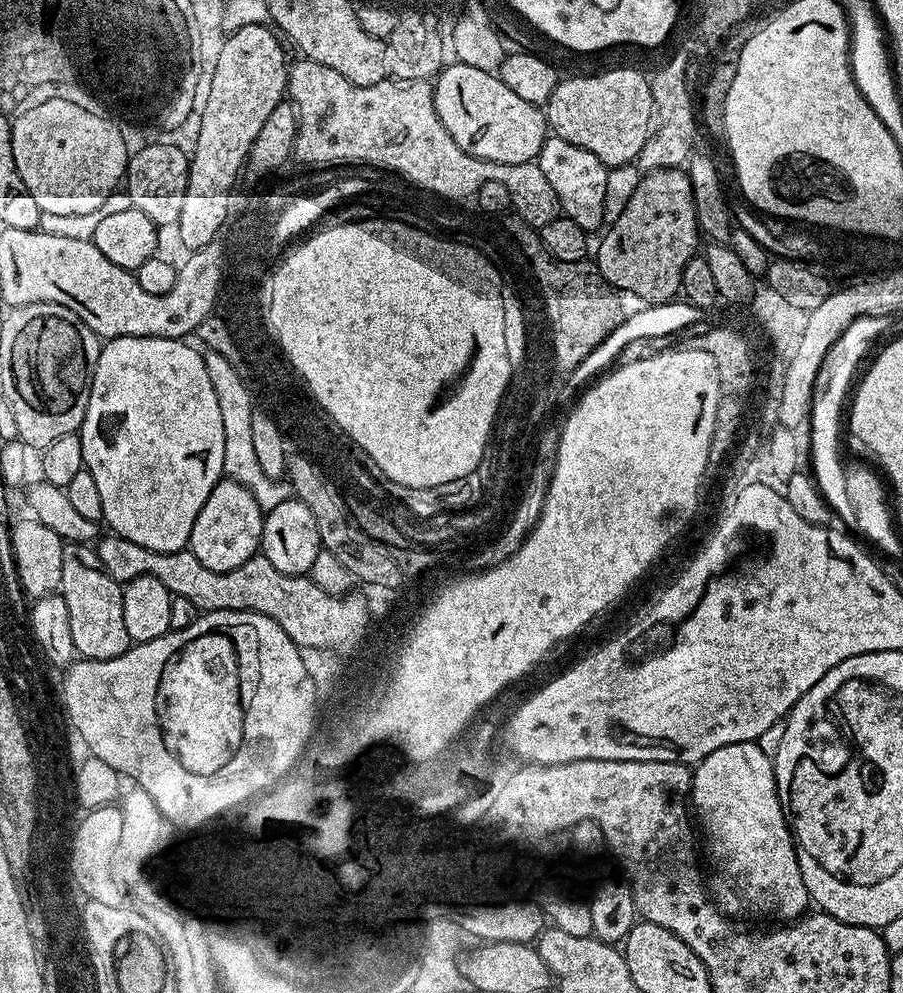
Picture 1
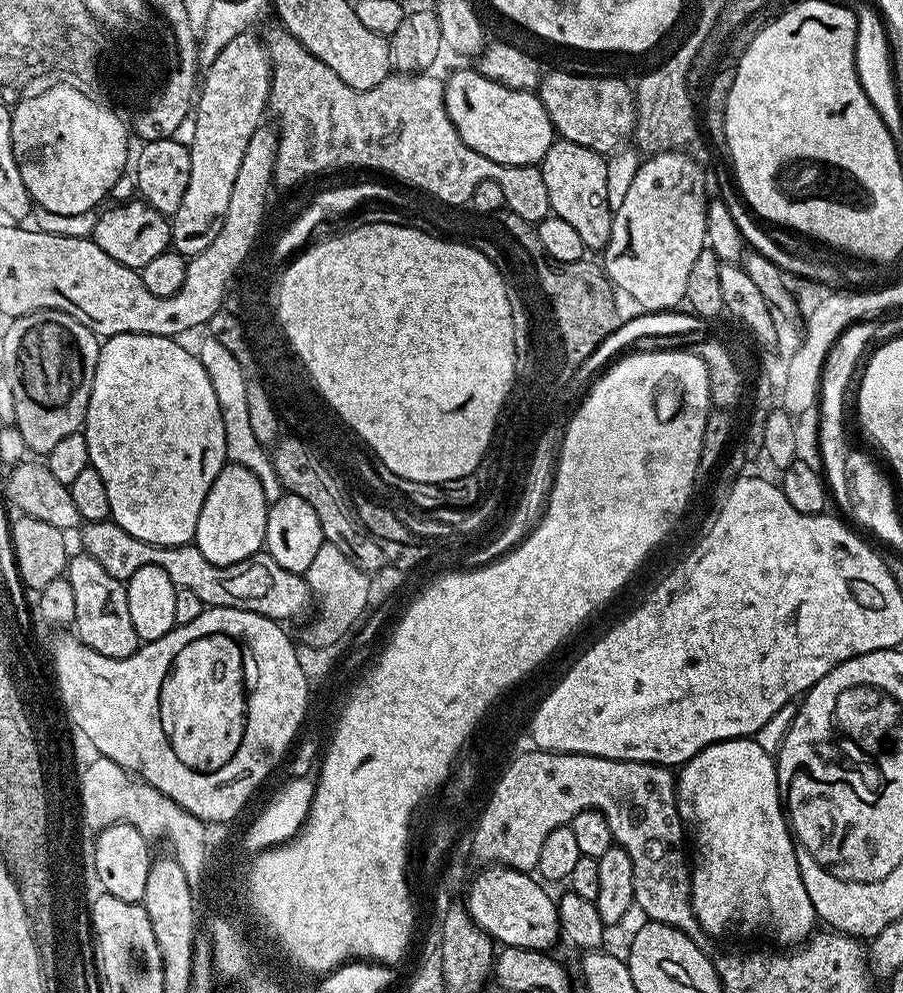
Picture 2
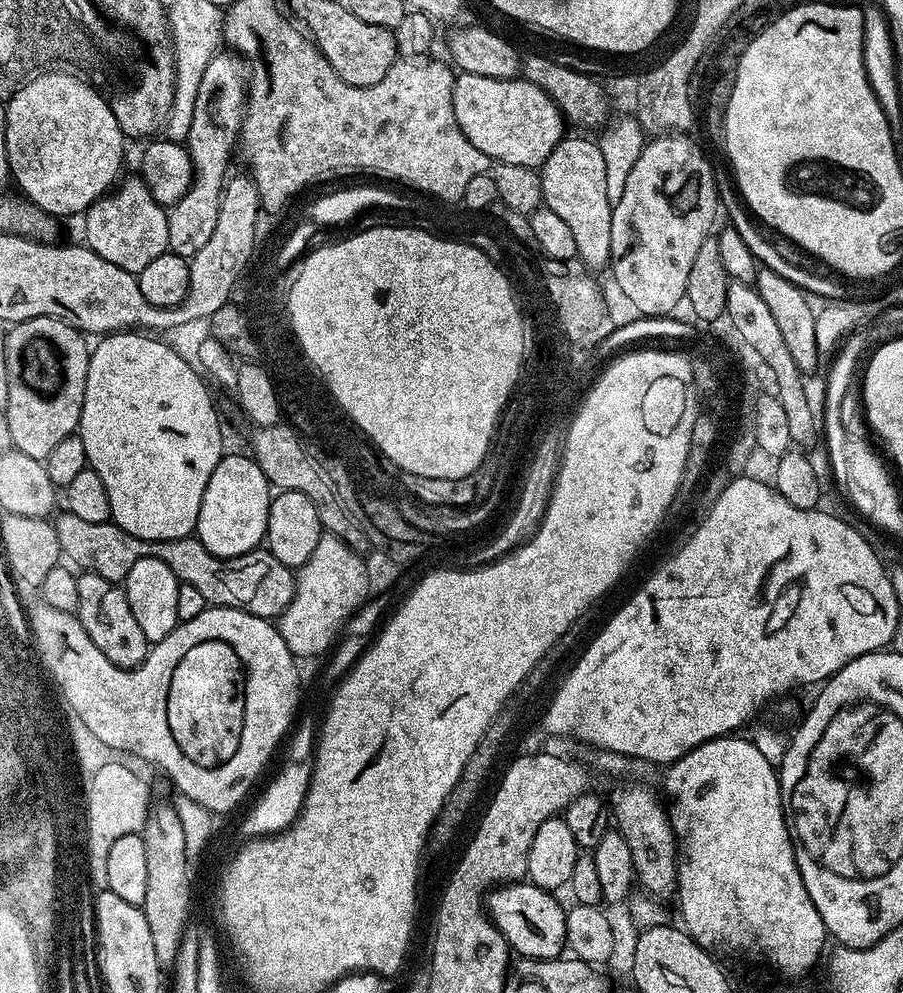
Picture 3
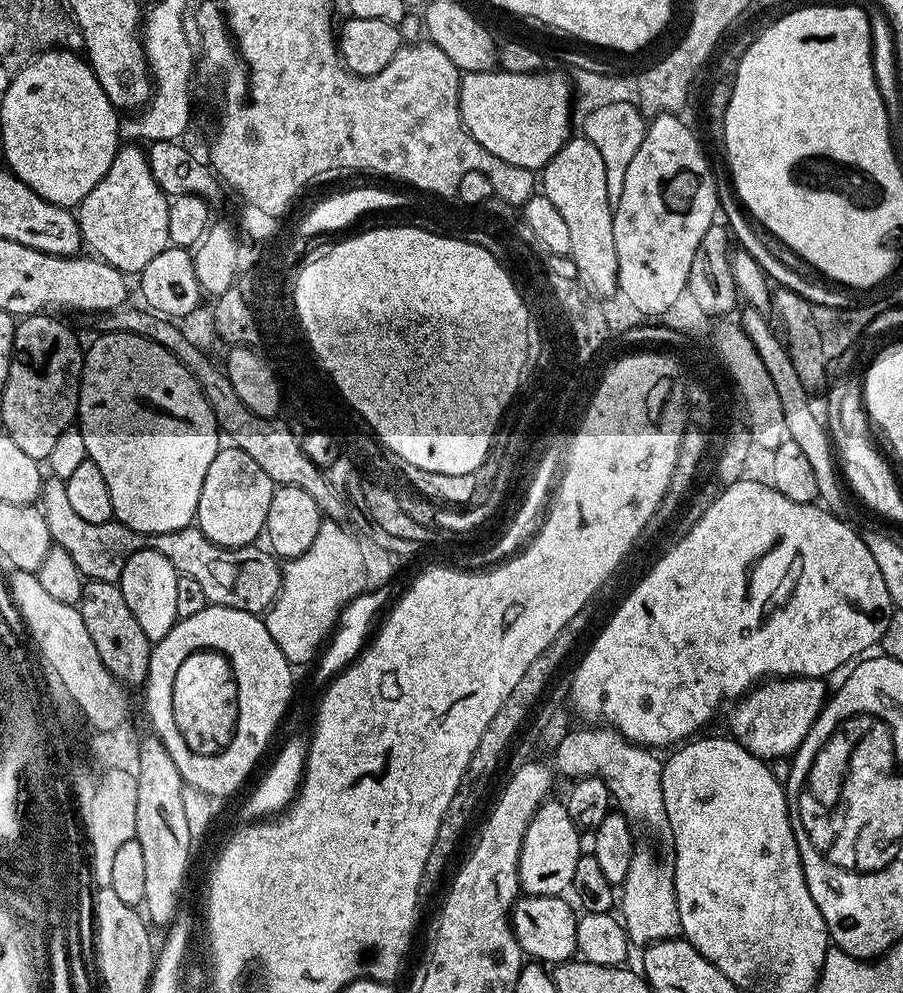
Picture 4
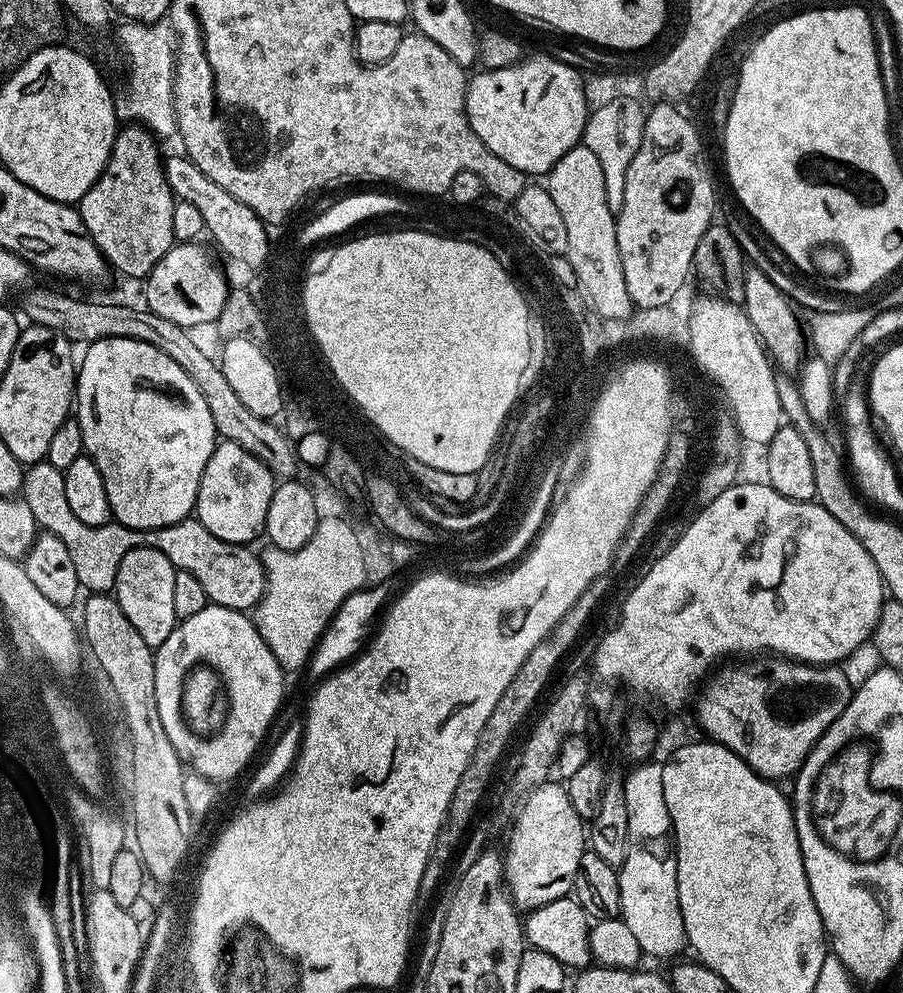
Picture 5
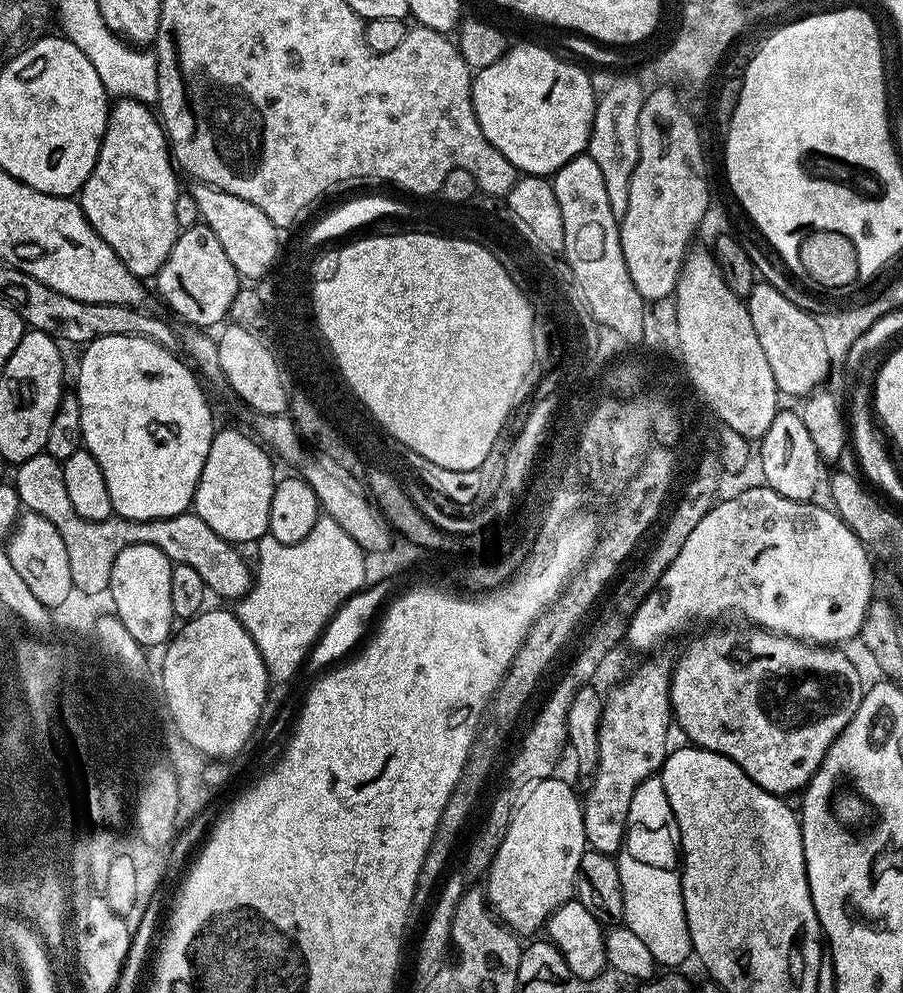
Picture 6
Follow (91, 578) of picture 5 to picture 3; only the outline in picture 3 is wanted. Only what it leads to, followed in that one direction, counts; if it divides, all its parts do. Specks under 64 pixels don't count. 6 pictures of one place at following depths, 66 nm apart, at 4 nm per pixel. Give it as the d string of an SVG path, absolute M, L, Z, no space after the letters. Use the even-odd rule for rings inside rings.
M67 510L61 511L55 517L54 527L61 553L67 559L69 556L77 564L77 569L96 572L113 582L123 582L130 566L134 566L138 558L158 558L158 562L166 562L166 566L174 570L180 583L195 586L202 593L202 598L208 600L209 605L237 608L252 616L265 618L280 617L292 601L296 589L293 569L278 562L278 558L274 558L274 554L267 550L247 552L229 560L220 560L210 554L200 540L192 536L184 536L181 540L143 540L111 522L82 522L78 514Z

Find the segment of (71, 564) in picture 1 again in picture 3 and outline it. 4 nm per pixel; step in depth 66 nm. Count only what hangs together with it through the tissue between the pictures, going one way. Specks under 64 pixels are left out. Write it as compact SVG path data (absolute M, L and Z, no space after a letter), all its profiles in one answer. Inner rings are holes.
M81 571L76 576L76 582L78 604L74 614L82 622L90 642L94 642L94 646L98 646L98 650L102 650L102 654L106 654L106 658L110 658L110 662L114 662L116 668L136 668L148 657L150 642L146 634L142 634L138 621L134 619L134 610L130 610L130 602L126 598L123 587L119 583L102 578L96 572Z

